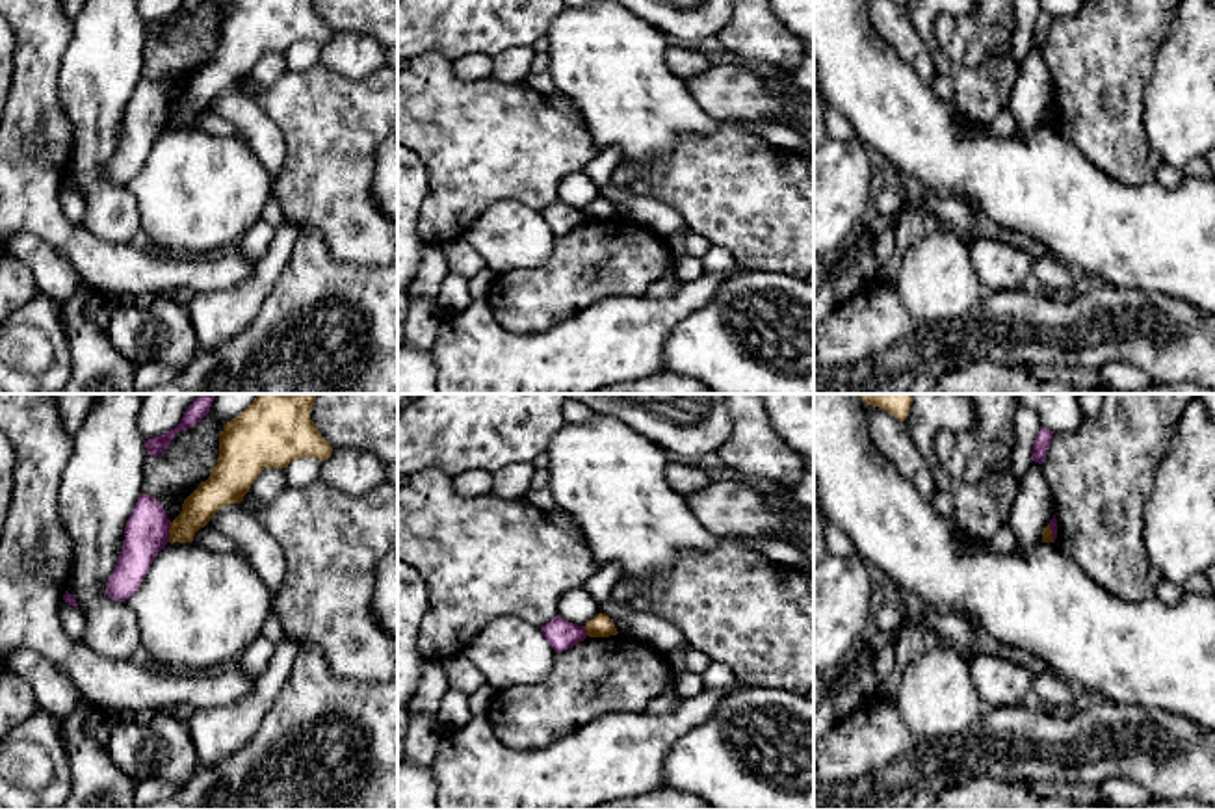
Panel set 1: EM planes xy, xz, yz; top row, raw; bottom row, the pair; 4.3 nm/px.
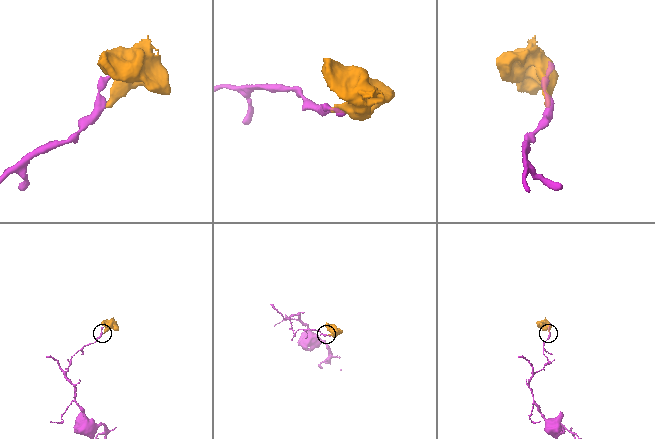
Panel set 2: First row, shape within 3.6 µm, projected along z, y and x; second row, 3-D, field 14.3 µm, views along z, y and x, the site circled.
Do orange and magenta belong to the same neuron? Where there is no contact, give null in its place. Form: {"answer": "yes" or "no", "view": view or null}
{"answer": "no", "view": "xy"}

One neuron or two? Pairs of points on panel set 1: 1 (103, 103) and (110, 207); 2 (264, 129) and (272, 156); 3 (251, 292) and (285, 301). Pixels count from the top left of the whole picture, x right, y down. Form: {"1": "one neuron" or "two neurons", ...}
{"1": "one neuron", "2": "one neuron", "3": "two neurons"}

